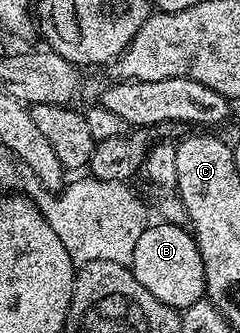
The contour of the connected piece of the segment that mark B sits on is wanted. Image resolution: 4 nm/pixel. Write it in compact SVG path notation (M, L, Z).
M151 223L132 251L129 269L136 275L144 288L156 295L160 303L179 311L192 307L192 303L203 300L206 292L204 279L204 259L194 241L193 232L181 225Z

